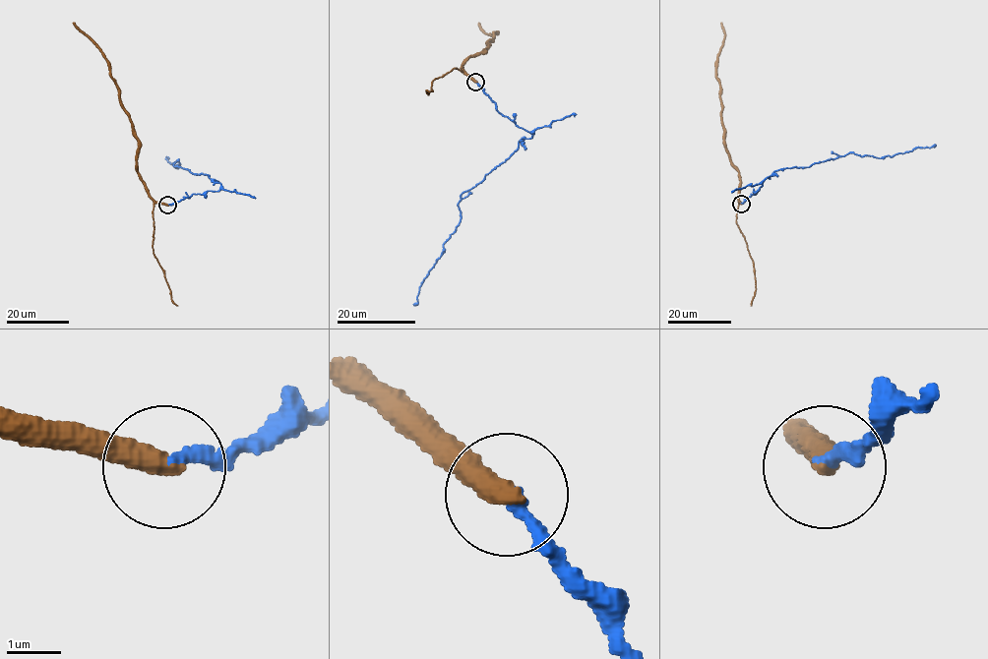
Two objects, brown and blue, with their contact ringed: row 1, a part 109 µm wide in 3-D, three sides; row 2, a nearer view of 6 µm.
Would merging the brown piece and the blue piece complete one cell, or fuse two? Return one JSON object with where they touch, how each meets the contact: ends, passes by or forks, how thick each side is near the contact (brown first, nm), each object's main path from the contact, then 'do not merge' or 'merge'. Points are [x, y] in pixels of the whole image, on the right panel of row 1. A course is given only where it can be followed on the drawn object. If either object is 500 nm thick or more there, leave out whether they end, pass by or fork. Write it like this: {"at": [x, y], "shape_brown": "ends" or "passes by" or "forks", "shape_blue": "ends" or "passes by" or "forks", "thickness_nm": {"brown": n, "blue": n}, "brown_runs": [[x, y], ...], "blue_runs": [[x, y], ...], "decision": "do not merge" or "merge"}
{"at": [741, 204], "shape_brown": "ends", "shape_blue": "ends", "thickness_nm": {"brown": 440, "blue": 240}, "brown_runs": [[741, 204], [738, 171], [726, 148], [717, 77], [716, 61], [725, 35], [721, 22]], "blue_runs": [[741, 204], [756, 194], [764, 180], [774, 170], [807, 167], [853, 152], [884, 158], [936, 145]], "decision": "do not merge"}

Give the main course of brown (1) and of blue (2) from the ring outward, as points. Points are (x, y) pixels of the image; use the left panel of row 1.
1: (167, 205), (151, 197), (138, 171), (138, 139), (110, 77), (109, 62), (74, 22)
2: (167, 205), (221, 185), (173, 165), (178, 161), (175, 167), (166, 156)

